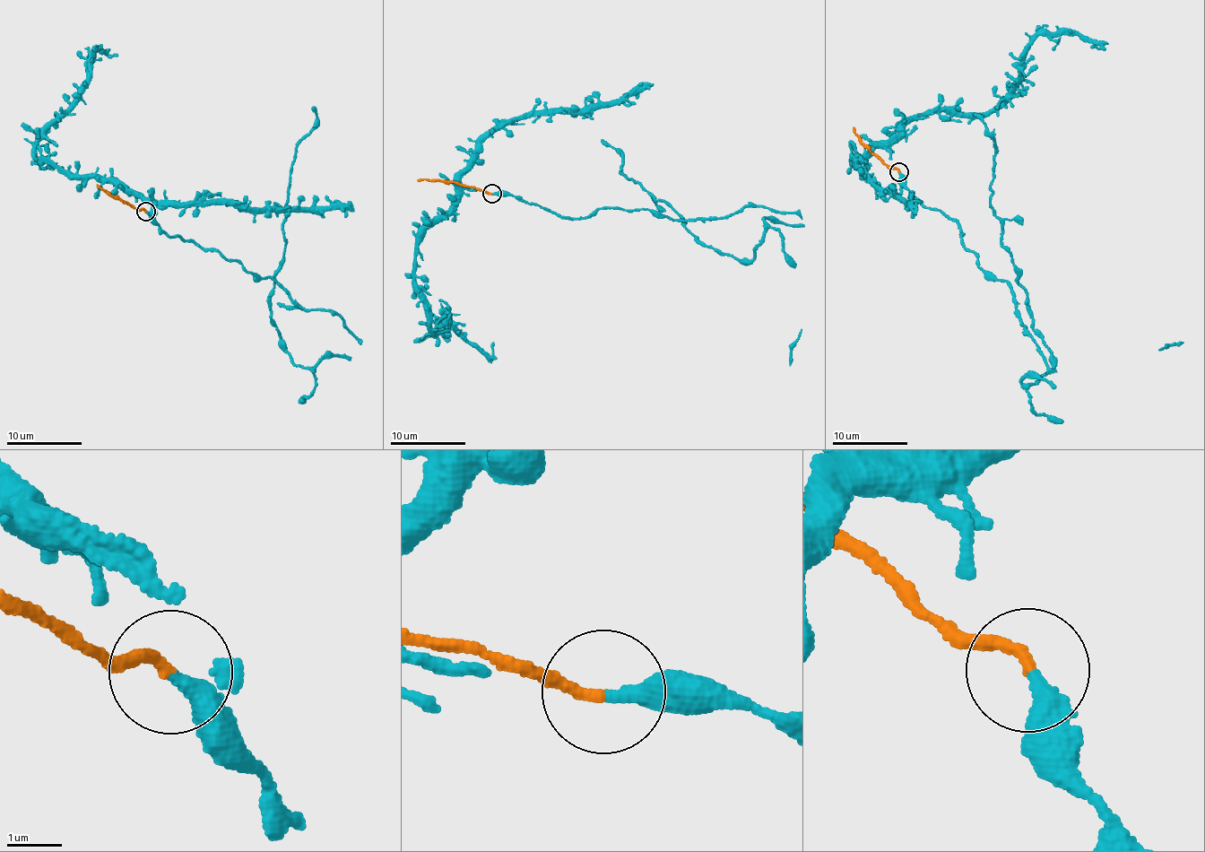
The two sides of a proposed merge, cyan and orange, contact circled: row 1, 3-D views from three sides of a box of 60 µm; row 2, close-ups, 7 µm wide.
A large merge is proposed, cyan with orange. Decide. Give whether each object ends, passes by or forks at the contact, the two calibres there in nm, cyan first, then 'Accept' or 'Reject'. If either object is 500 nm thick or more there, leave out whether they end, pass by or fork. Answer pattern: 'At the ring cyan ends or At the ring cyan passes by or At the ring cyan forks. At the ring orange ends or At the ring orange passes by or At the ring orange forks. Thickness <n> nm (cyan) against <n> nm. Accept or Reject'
At the ring cyan ends. At the ring orange ends. Thickness 320 nm (cyan) against 200 nm. Accept

